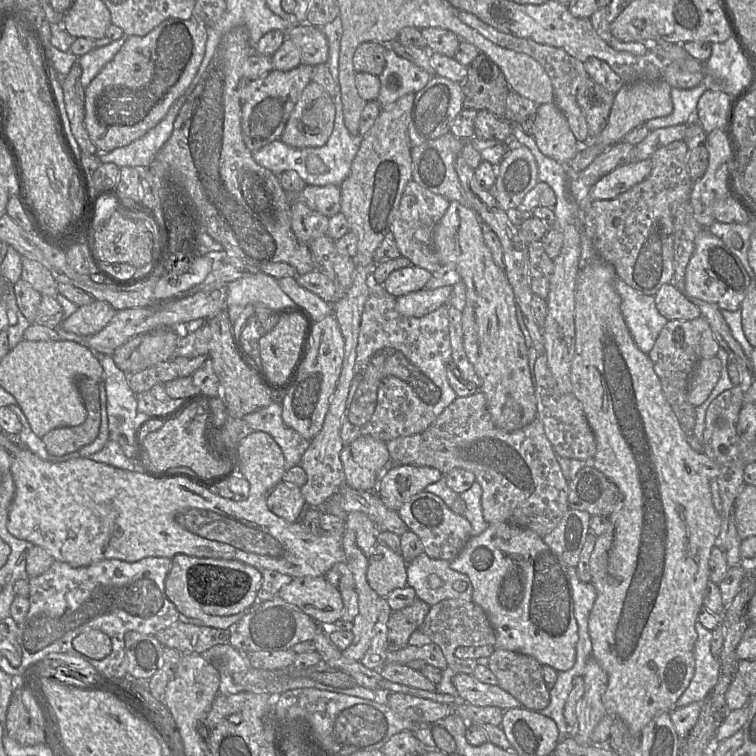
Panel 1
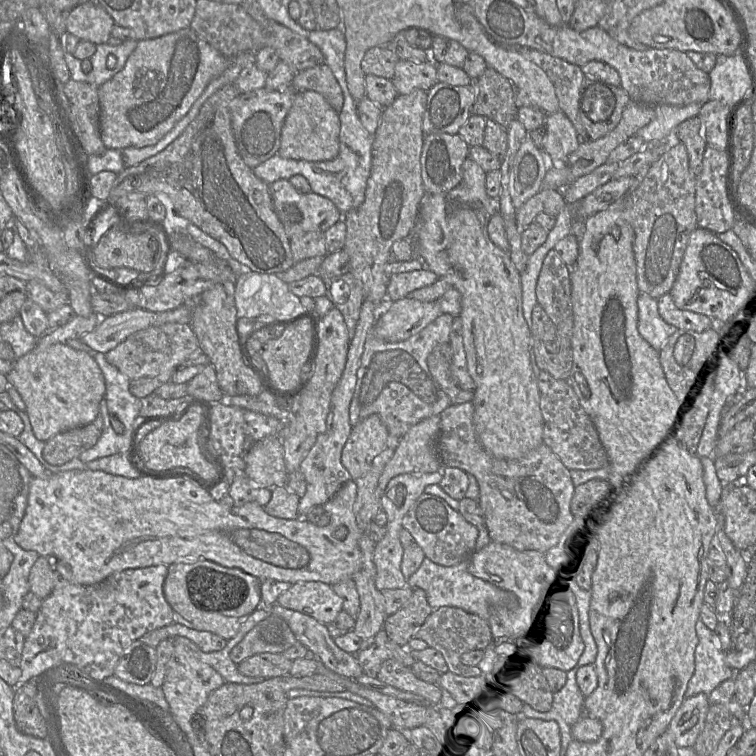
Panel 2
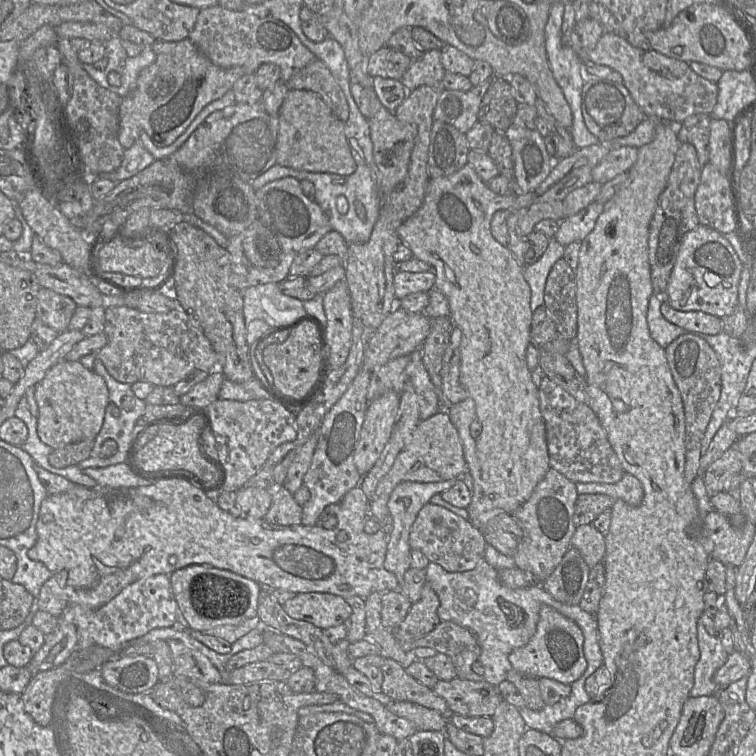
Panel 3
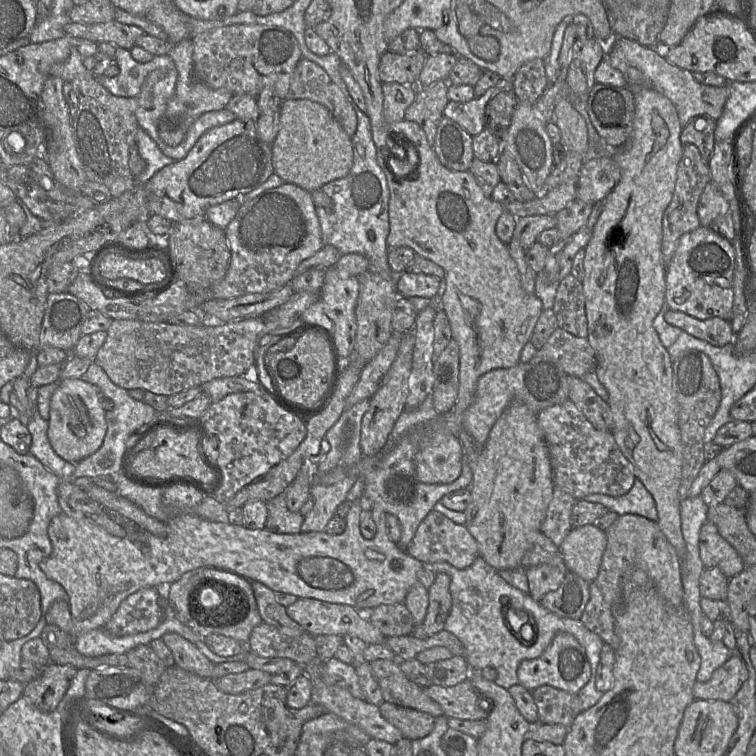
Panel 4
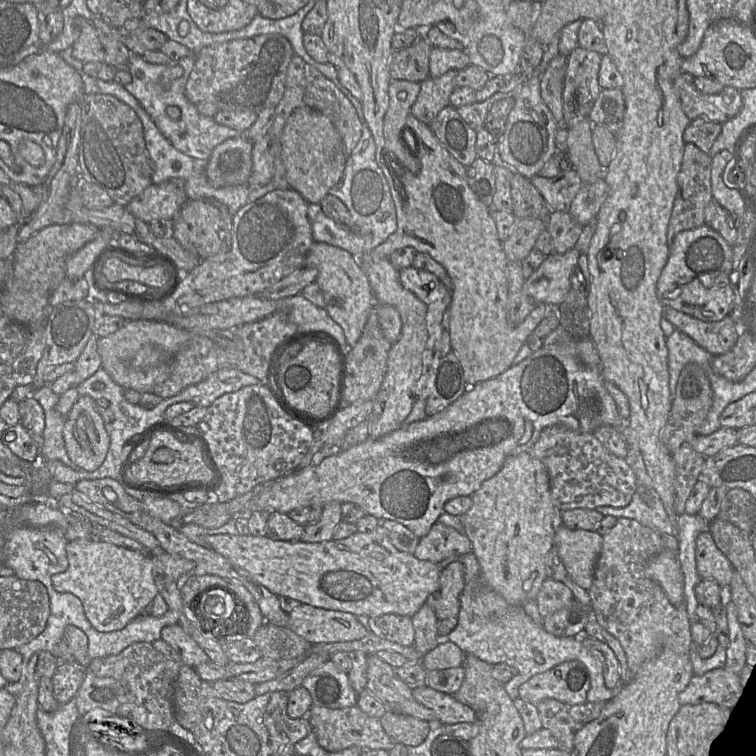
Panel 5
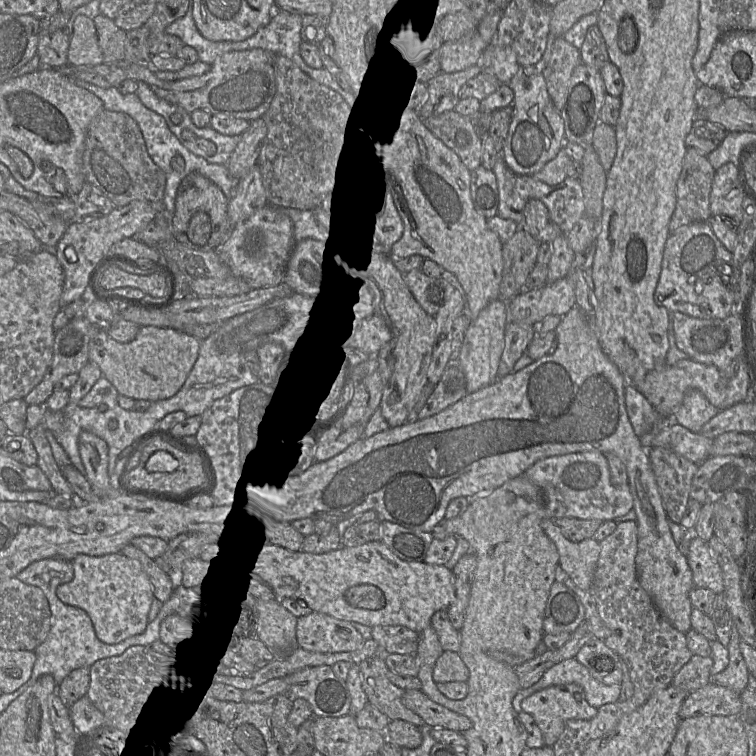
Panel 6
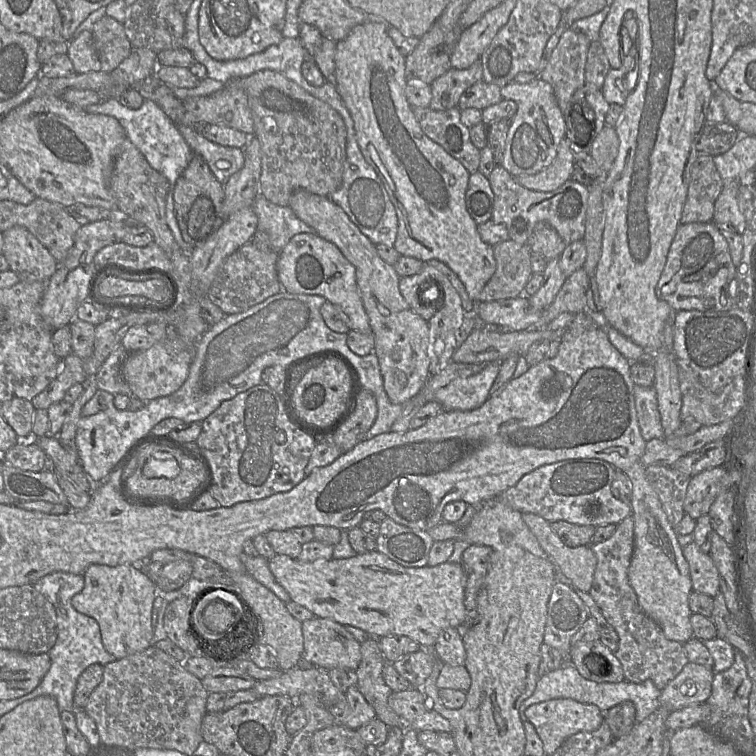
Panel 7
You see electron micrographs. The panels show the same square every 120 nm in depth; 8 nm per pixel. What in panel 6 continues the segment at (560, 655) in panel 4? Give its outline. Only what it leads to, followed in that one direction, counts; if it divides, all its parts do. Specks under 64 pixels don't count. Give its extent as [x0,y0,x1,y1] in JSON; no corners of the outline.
[521,683,597,747]

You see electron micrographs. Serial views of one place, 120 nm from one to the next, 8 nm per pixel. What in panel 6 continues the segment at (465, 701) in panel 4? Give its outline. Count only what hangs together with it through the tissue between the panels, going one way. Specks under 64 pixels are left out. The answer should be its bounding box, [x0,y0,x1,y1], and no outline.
[402,690,472,733]

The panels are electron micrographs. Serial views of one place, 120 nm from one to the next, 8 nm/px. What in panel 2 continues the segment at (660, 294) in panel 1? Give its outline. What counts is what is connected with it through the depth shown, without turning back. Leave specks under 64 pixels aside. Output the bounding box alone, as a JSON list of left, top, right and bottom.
[657,293,714,332]

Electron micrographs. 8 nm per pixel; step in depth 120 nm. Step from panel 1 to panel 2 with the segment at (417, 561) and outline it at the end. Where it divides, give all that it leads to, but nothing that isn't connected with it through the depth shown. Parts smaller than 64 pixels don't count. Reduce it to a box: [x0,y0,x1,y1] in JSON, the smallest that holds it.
[407,558,515,621]

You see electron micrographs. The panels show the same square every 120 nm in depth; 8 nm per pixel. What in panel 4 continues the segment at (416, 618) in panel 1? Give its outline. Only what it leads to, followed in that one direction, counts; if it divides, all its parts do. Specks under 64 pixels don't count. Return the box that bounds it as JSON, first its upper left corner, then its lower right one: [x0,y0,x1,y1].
[412,573,452,638]

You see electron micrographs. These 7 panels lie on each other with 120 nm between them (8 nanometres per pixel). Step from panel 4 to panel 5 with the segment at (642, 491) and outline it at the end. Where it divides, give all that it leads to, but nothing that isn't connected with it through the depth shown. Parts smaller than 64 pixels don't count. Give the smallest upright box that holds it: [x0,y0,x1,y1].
[598,492,677,537]

